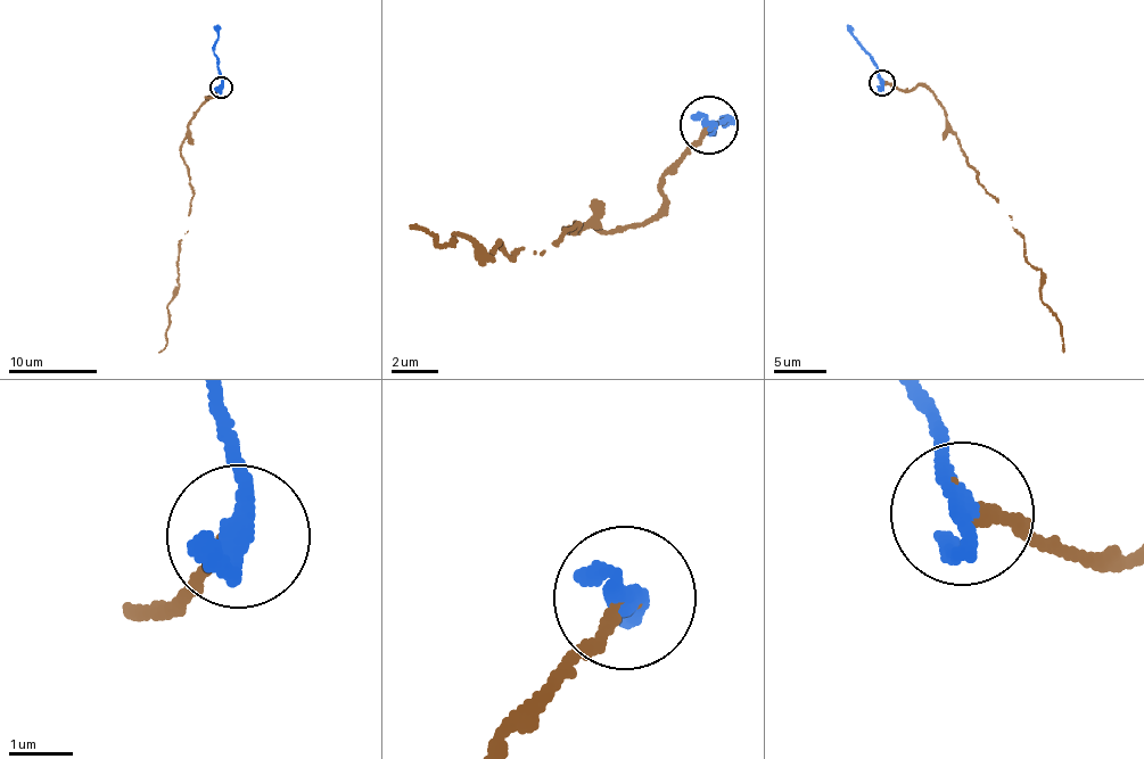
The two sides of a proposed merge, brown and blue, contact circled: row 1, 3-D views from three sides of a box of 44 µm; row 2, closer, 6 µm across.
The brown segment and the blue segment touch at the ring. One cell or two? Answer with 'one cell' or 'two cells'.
two cells

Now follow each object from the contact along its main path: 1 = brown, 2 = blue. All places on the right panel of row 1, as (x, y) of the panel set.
1: (882, 84), (928, 87), (946, 110), (978, 183), (1042, 273), (1064, 352)
2: (882, 83), (879, 68), (848, 27)

